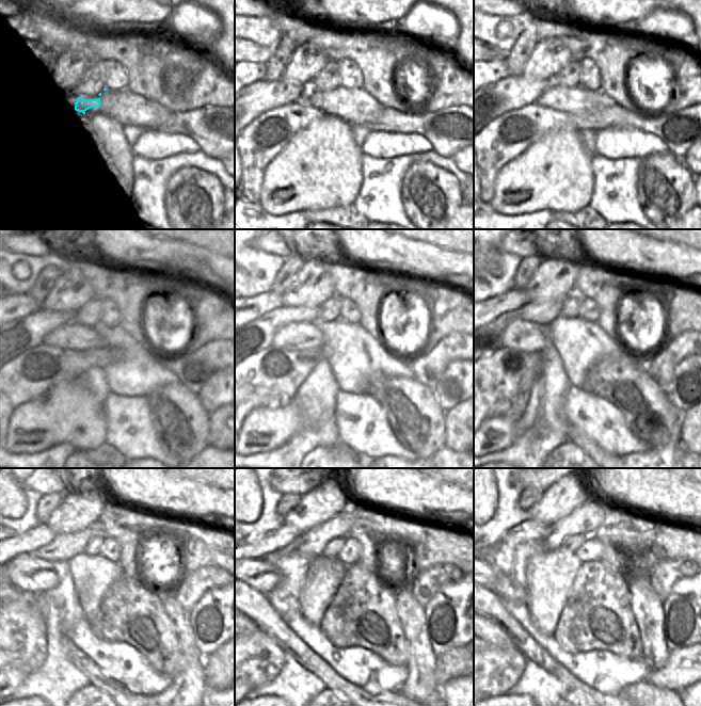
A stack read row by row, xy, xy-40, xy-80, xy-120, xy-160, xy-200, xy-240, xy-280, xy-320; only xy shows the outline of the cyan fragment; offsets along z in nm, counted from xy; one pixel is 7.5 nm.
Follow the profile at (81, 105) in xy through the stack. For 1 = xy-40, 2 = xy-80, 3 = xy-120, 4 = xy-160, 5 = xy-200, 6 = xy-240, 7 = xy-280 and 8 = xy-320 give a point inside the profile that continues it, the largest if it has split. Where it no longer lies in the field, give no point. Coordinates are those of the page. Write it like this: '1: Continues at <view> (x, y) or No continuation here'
1: Continues at xy-40 (323, 100)
2: Continues at xy-80 (559, 98)
3: Continues at xy-120 (76, 337)
4: Continues at xy-160 (296, 336)
5: Continues at xy-200 (524, 336)
6: Continues at xy-240 (28, 574)
7: Continues at xy-280 (261, 574)
8: Continues at xy-320 (495, 573).

